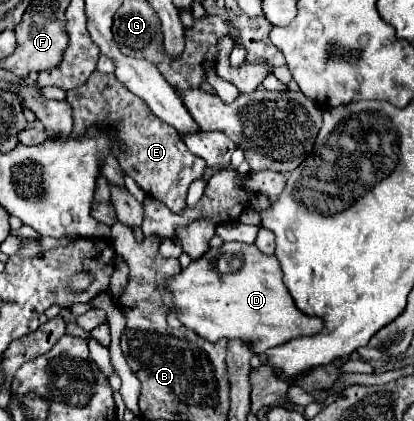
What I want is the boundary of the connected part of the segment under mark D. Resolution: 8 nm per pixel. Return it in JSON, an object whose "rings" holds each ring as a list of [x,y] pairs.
{"rings":[[[223,242],[221,248],[209,248],[201,258],[191,260],[187,268],[181,268],[179,274],[165,280],[163,288],[171,292],[171,310],[177,312],[177,318],[183,326],[199,334],[201,338],[241,338],[251,344],[253,354],[263,354],[265,350],[279,346],[297,336],[311,336],[321,330],[321,320],[315,316],[305,316],[293,304],[291,294],[283,284],[283,272],[275,256],[265,256],[255,244]]]}

